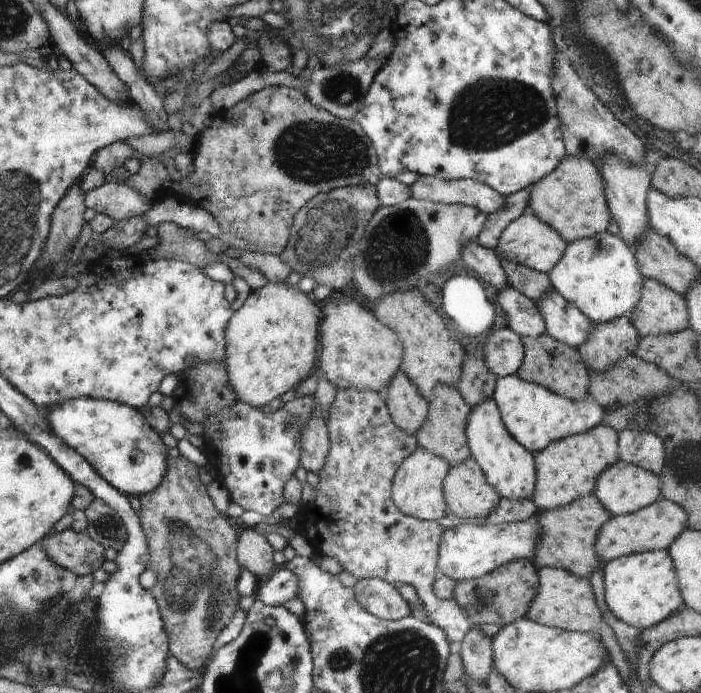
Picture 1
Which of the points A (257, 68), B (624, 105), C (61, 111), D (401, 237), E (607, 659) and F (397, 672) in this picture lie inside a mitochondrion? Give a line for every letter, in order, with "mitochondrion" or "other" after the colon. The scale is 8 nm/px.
A: other
B: other
C: other
D: mitochondrion
E: other
F: mitochondrion

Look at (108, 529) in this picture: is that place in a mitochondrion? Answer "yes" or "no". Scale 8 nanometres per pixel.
yes

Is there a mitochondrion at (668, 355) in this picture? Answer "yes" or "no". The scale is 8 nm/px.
no

